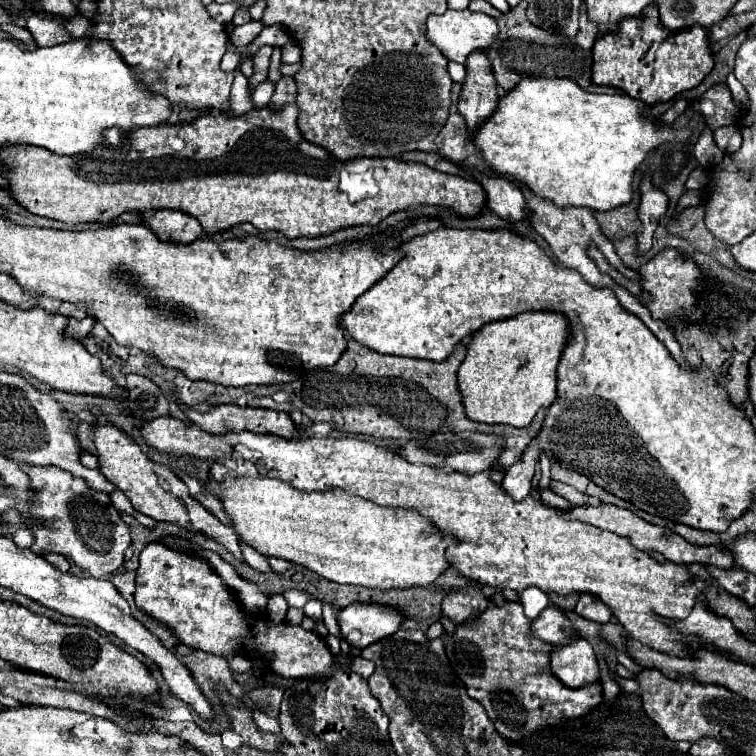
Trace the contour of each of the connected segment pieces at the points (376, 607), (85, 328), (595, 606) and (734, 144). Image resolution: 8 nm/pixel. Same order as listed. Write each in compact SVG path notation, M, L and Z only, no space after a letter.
M350 604L338 614L342 636L356 648L366 648L386 638L396 632L404 620L402 610L386 604Z
M86 316L80 322L74 320L74 318L70 318L68 326L66 326L66 334L72 336L72 338L76 338L76 340L84 340L84 336L88 336L88 332L92 332L94 324L96 324L96 320L92 320L90 316Z
M586 592L580 594L576 612L594 622L610 622L610 616L612 616L612 612L602 604L602 600L598 596L590 596Z
M722 126L720 130L714 130L714 140L718 144L718 148L728 154L728 152L736 152L738 146L742 144L742 134L736 126Z

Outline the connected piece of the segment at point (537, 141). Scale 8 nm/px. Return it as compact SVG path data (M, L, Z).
M532 78L520 80L512 92L498 98L496 110L478 126L470 142L494 174L520 182L536 196L546 198L560 208L584 206L596 212L606 212L630 202L632 174L646 152L658 144L670 142L674 146L672 172L676 172L684 162L684 142L688 138L688 130L674 132L670 126L658 126L652 116L642 116L640 102L626 94L590 94L568 78Z

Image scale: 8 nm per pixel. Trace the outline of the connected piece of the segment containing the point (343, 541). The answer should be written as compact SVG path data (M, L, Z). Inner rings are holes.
M226 474L222 484L206 480L206 492L222 500L224 510L230 514L238 536L256 548L260 554L276 556L300 564L320 576L338 584L358 584L366 588L410 588L426 586L446 570L444 552L452 538L440 536L436 528L420 514L410 510L380 508L364 498L356 498L342 490L304 494L280 480L268 478L232 478Z

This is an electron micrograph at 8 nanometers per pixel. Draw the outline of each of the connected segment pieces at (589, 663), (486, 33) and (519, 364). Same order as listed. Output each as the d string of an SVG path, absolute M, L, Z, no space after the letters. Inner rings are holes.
M576 638L564 646L554 646L550 652L550 668L568 688L580 688L600 680L596 654L584 638Z
M446 10L444 14L432 14L428 16L428 24L426 24L426 40L430 40L430 44L434 44L436 48L440 48L440 52L454 62L464 64L468 54L474 50L486 50L494 38L498 34L496 28L496 20L486 16L486 14L476 14L470 10Z
M548 310L524 312L504 322L482 326L472 336L466 360L458 370L468 418L486 424L528 426L540 408L548 408L556 400L556 368L568 338L568 318Z

